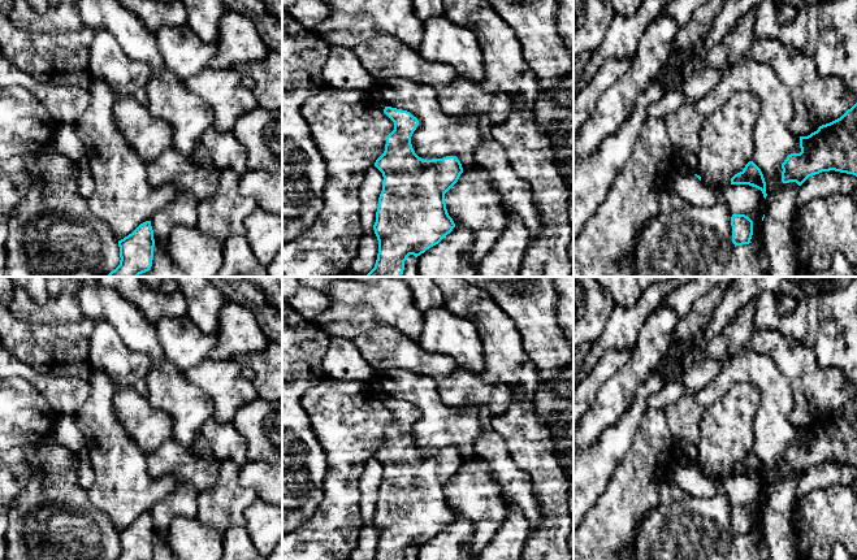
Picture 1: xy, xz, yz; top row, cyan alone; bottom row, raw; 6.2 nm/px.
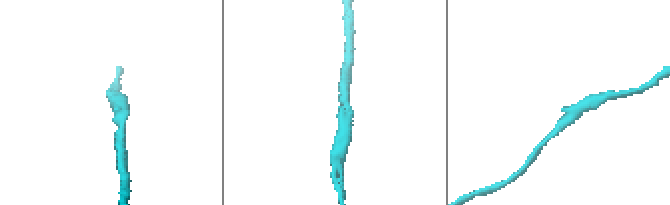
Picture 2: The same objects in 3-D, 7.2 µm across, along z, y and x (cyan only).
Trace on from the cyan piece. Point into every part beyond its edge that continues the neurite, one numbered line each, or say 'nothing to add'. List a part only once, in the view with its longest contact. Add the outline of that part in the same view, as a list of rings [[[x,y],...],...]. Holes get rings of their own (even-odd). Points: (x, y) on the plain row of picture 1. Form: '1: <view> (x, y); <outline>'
nothing to add

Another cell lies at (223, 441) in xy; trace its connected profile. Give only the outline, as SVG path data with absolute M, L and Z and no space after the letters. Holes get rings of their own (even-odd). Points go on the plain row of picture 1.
M213 418L205 421L199 431L194 450L198 455L211 452L218 463L231 460L239 466L247 463L246 440L235 430L233 422L218 424Z

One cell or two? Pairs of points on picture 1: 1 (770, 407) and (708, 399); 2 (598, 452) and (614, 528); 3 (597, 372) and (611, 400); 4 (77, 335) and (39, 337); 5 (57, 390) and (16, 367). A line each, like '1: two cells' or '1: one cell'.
1: one cell
2: two cells
3: two cells
4: one cell
5: one cell

